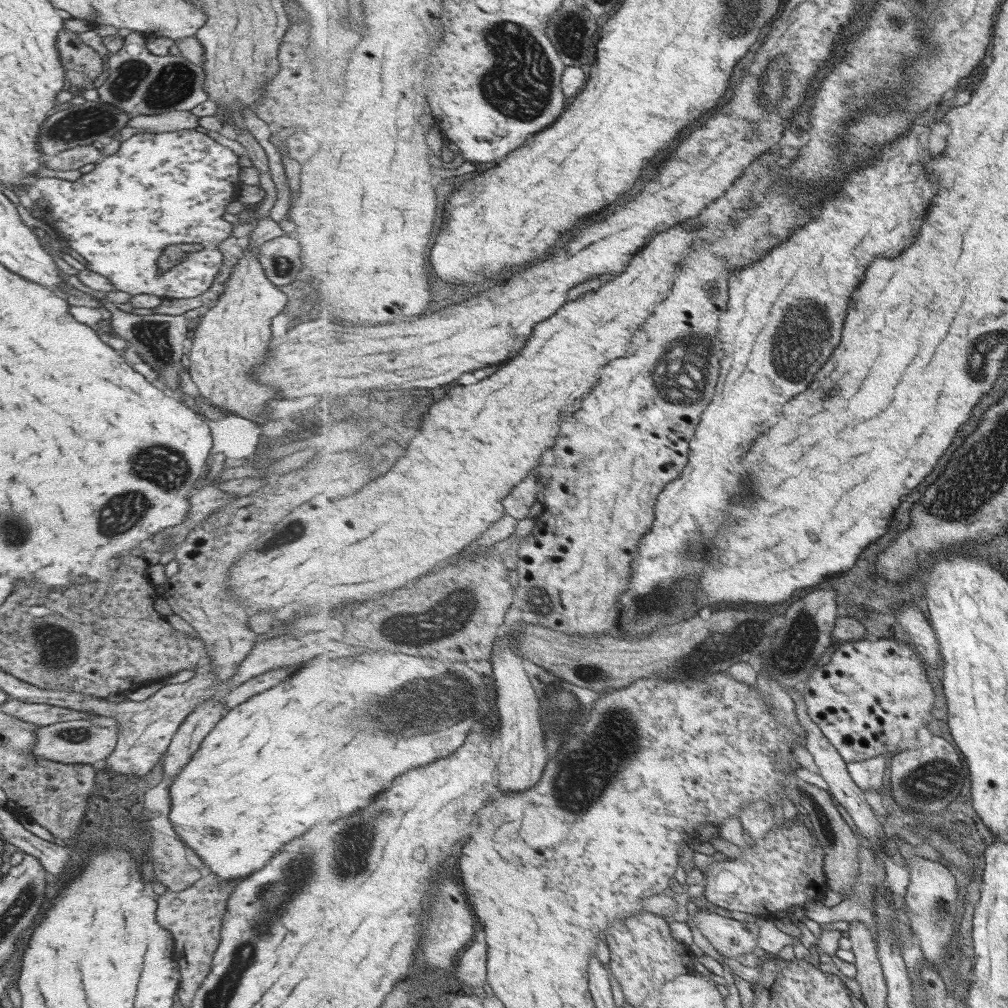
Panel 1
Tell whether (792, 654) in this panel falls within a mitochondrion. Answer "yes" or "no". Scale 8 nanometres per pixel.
yes

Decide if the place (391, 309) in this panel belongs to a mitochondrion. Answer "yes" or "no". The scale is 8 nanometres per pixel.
no

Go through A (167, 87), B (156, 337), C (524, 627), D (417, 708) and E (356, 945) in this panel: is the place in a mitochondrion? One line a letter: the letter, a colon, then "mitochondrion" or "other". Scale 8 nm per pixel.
A: mitochondrion
B: mitochondrion
C: other
D: mitochondrion
E: other

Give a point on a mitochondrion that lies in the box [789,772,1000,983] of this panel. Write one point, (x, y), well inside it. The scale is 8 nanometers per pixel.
(941, 913)

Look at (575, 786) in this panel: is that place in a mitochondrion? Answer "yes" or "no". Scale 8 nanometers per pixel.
yes

